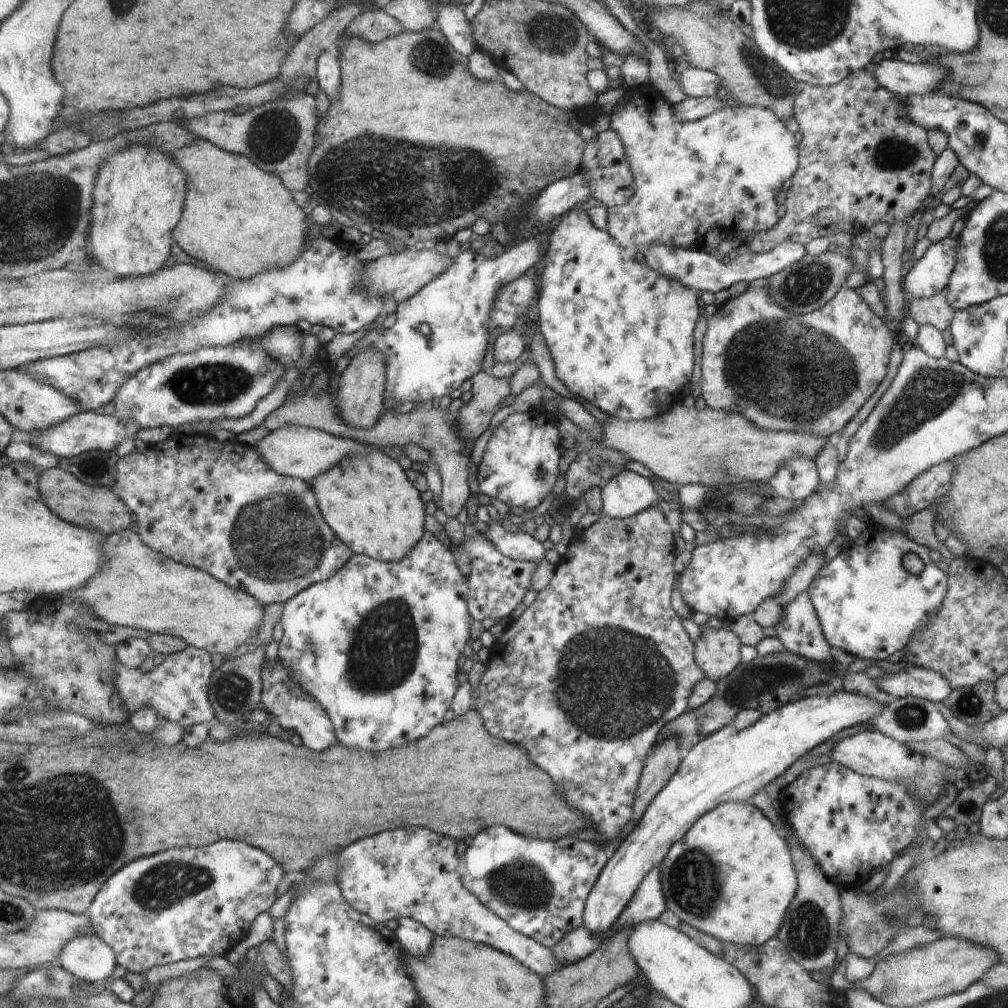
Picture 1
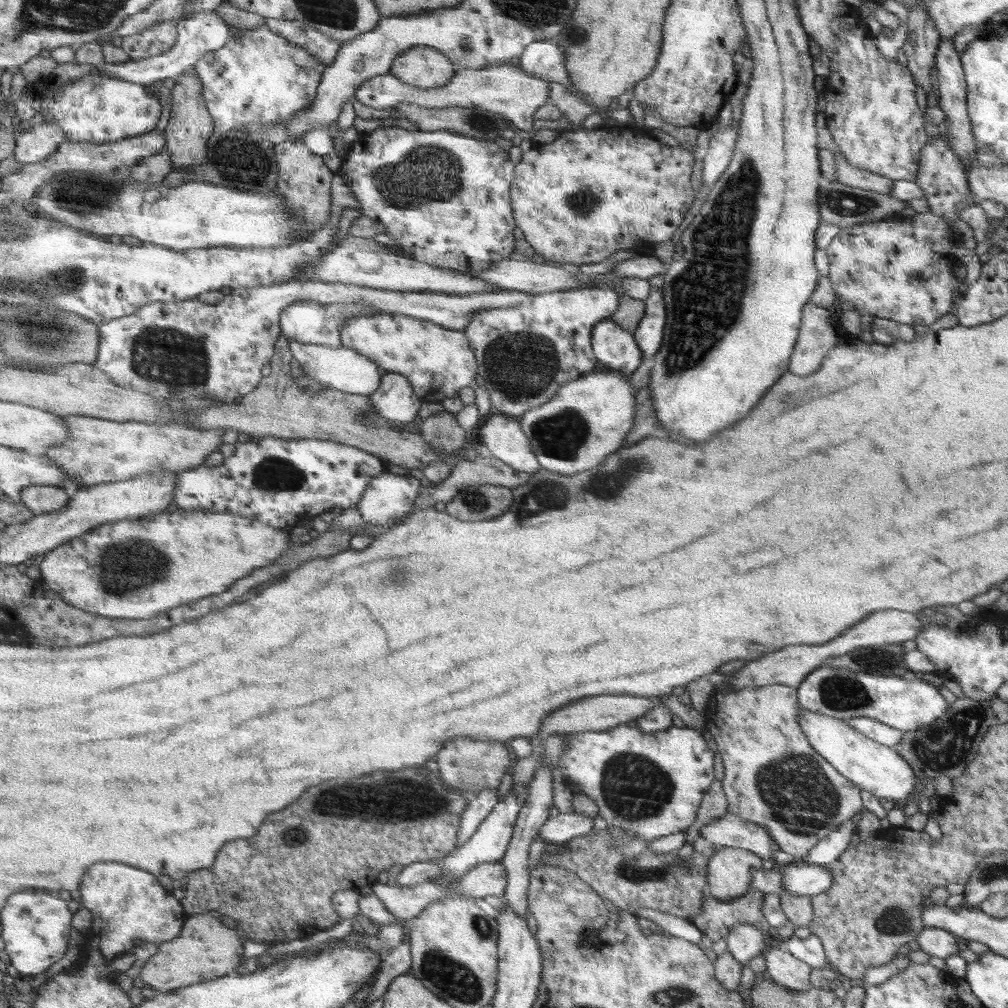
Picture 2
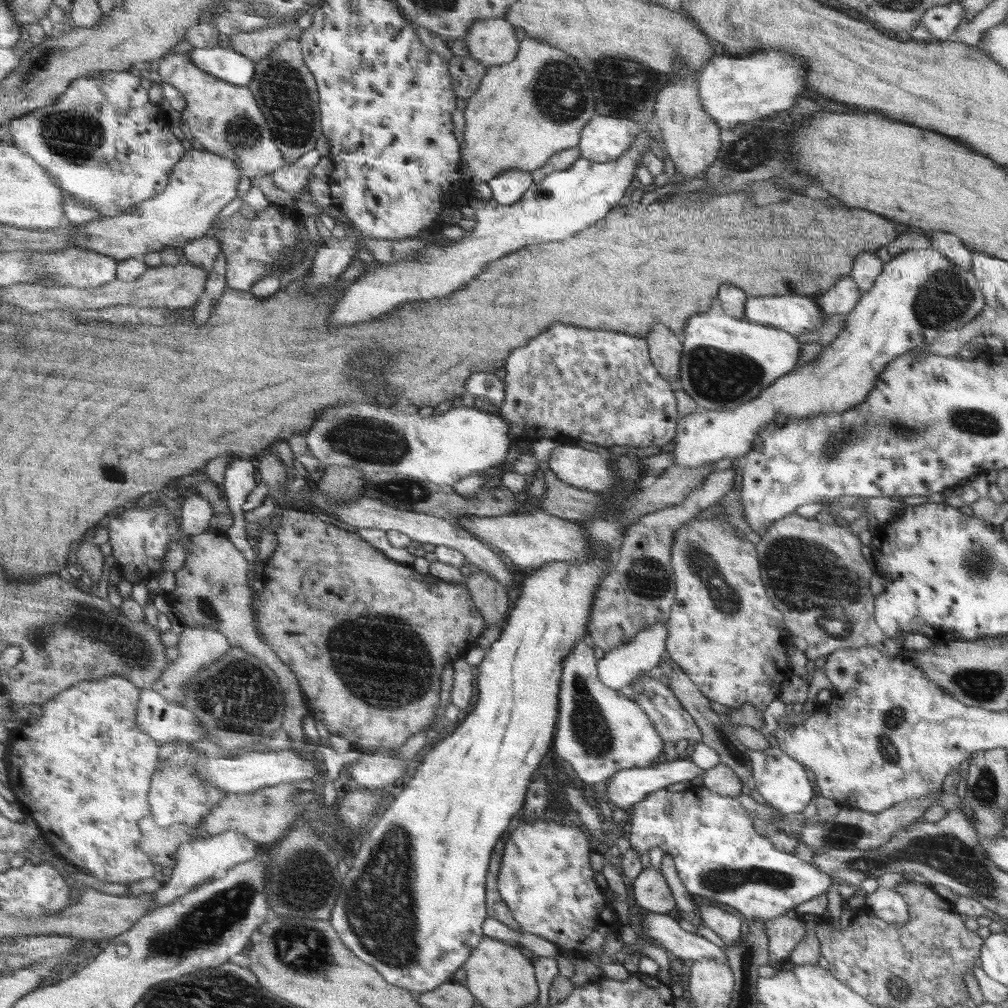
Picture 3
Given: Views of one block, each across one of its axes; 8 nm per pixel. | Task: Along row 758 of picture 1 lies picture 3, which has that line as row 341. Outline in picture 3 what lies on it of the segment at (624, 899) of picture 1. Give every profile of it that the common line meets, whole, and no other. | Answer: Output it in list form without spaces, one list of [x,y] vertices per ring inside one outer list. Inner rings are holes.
[[[708,310],[691,316],[686,328],[681,331],[683,356],[680,359],[678,385],[696,402],[699,409],[732,410],[750,402],[774,380],[790,372],[800,354],[800,344],[794,335],[790,336],[790,332],[769,324],[758,324],[748,319],[728,316],[725,312]]]

